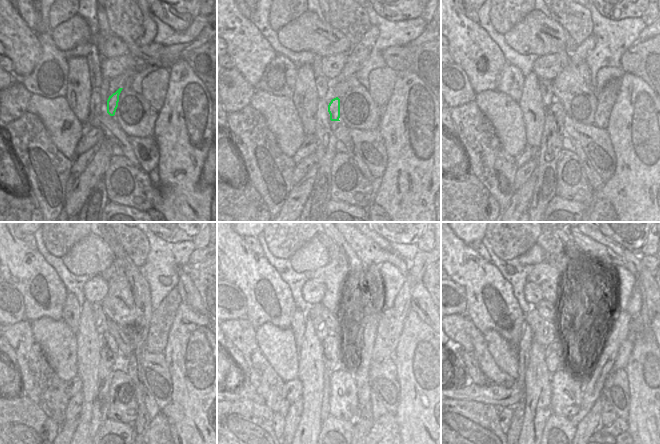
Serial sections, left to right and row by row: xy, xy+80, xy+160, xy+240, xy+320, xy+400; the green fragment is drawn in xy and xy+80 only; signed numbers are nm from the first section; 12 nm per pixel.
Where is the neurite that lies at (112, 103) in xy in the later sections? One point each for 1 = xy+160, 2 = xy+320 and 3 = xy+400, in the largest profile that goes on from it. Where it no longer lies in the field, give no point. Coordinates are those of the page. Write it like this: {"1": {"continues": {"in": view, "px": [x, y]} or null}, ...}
{"1": {"continues": {"in": "xy+160", "px": [557, 111]}}, "2": {"continues": {"in": "xy+320", "px": [332, 346]}}, "3": {"continues": {"in": "xy+400", "px": [553, 355]}}}

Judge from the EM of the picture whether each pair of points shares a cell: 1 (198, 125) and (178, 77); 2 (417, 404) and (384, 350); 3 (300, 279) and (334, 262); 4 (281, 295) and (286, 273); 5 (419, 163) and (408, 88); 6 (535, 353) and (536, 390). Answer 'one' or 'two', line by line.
1: one
2: two
3: two
4: two
5: one
6: one

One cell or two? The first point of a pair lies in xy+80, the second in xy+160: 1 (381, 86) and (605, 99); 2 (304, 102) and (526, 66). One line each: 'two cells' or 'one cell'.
1: two cells
2: two cells

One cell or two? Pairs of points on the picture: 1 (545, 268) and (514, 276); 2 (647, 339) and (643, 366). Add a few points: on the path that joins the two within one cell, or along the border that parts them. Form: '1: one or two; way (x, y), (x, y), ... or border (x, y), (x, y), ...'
1: two; border (534, 266), (526, 281)
2: one; way (645, 346), (645, 359)

